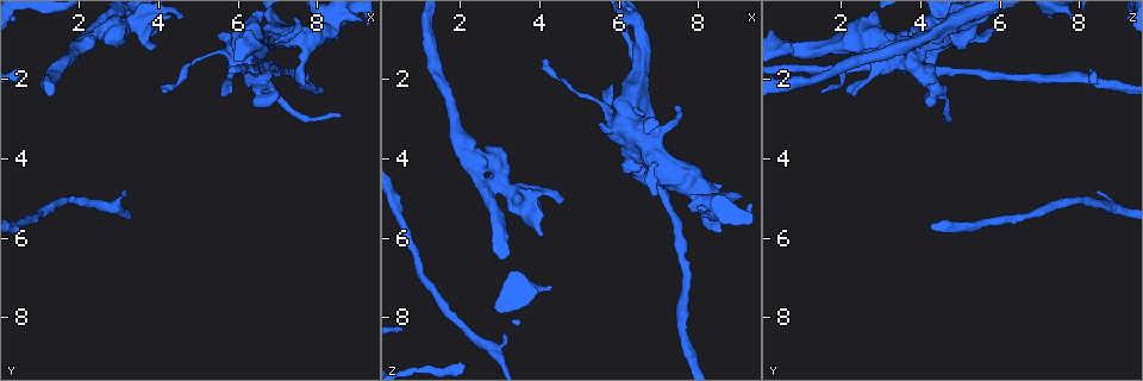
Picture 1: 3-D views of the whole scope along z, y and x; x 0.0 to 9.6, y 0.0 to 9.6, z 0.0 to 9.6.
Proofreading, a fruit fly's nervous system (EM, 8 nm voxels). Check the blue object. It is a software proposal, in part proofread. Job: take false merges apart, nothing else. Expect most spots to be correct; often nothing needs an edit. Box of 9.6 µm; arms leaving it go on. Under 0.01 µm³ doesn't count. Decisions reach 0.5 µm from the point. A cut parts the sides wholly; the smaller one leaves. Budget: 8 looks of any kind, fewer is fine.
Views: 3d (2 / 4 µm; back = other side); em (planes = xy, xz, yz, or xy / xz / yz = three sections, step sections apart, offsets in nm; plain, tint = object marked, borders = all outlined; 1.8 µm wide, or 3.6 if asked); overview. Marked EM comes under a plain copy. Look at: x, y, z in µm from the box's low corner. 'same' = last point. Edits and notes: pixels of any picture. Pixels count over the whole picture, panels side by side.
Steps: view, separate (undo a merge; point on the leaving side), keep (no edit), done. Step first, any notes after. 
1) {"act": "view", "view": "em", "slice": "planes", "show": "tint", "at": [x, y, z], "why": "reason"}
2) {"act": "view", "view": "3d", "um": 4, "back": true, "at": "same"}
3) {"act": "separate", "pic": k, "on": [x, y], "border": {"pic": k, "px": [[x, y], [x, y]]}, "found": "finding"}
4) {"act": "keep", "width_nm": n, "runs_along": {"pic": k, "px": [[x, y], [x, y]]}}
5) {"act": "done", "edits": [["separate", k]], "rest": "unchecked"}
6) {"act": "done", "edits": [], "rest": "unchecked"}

{"act": "view", "view": "em", "slice": "planes", "show": "tint", "at": [3.15, 0.70, 4.65], "why": "arms part here"}

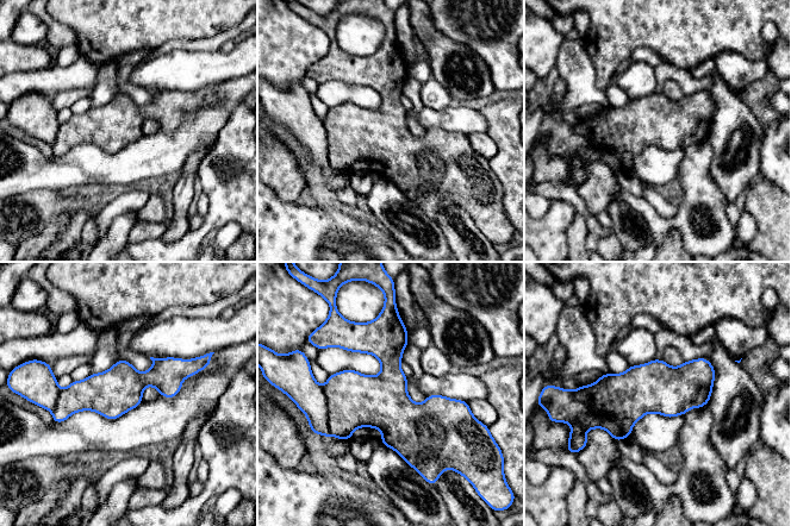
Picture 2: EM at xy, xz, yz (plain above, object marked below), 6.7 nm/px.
{"act": "separate", "pic": 2, "on": [300, 387], "border": {"pic": 2, "px": [[322, 388], [331, 434]]}, "found": "a second cell is stuck on"}

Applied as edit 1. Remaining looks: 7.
{"act": "view", "view": "em", "um": 3.6, "slice": "xy", "step": 16, "show": "tint", "at": [6.05, 1.25, 2.75], "why": "four or more arms meet"}

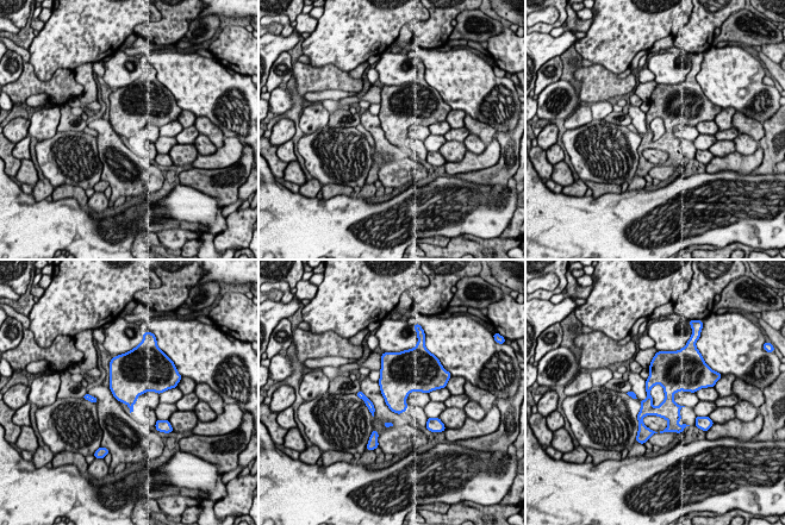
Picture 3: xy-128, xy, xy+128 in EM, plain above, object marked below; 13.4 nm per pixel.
{"act": "keep", "found": "all the same cell"}

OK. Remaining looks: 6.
{"act": "view", "view": "em", "slice": "planes", "show": "tint", "at": [8.15, 0.80, 5.00], "why": "thin arm on a thick one"}

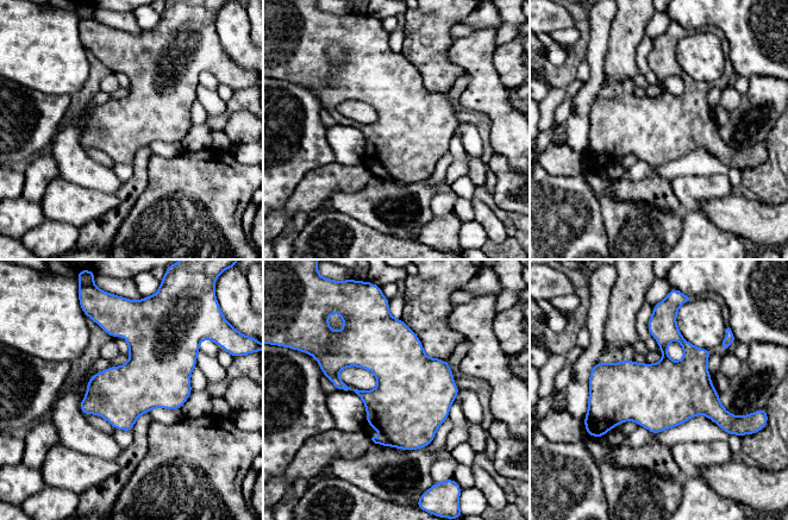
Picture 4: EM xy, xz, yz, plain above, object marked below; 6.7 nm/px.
{"act": "keep", "width_nm": 380, "found": "one cell here"}

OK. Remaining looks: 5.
{"act": "done", "edits": [["separate", 2]], "rest": "unchecked"}

